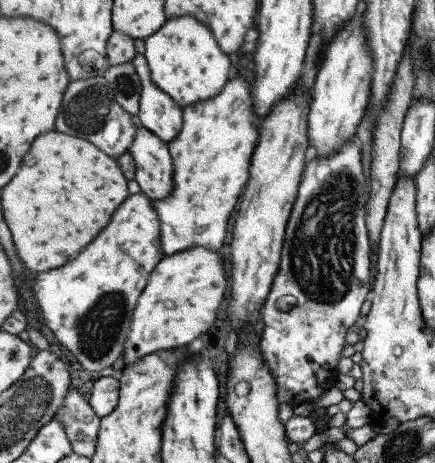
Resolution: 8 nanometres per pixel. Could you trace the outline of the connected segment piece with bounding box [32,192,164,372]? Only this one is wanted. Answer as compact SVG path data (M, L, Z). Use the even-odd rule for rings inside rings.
M139 192L129 194L105 228L72 260L61 267L36 274L32 292L43 324L53 333L59 345L65 347L84 370L99 372L111 367L122 354L133 306L146 286L153 268L163 258L157 212L151 208L151 200Z

